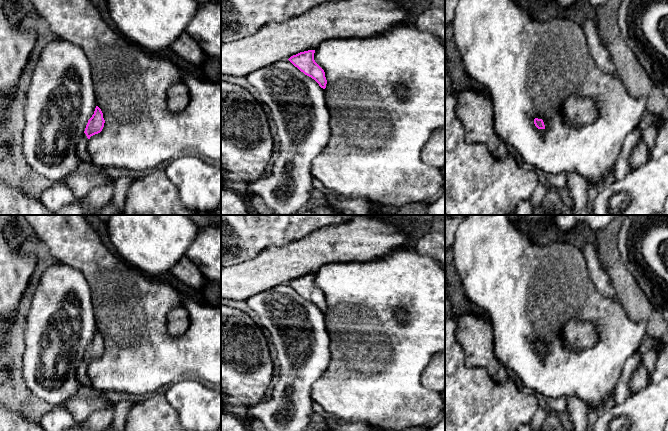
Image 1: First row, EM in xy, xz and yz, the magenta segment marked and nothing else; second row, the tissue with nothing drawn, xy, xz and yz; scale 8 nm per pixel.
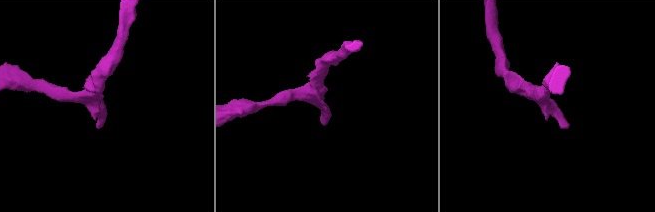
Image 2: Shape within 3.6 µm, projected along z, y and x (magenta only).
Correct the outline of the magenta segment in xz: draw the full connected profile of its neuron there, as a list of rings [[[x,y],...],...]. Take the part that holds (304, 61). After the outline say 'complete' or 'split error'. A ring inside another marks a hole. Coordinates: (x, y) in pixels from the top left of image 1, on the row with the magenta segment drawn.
[[[315,50],[300,52],[288,60],[305,75],[314,79],[321,88],[325,89],[327,80],[324,70],[314,60]]] | complete

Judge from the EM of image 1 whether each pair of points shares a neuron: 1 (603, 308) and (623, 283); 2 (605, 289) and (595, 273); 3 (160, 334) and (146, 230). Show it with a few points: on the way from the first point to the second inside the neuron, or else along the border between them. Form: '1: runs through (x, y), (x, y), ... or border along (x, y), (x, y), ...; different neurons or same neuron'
1: border along (617, 299), (630, 319); different neurons
2: runs through (603, 285), (599, 277); same neuron
3: border along (122, 259), (132, 264), (141, 273); different neurons

